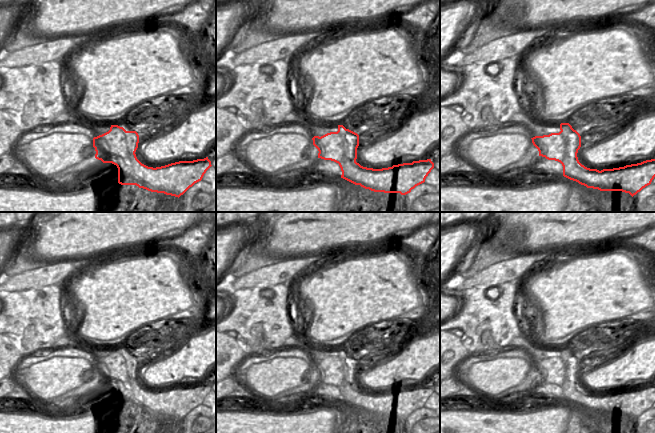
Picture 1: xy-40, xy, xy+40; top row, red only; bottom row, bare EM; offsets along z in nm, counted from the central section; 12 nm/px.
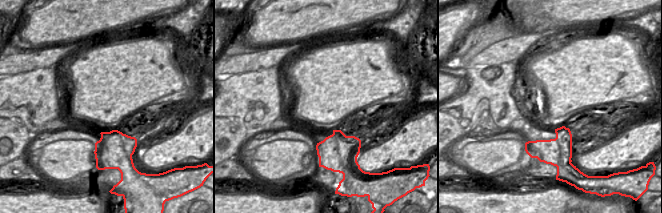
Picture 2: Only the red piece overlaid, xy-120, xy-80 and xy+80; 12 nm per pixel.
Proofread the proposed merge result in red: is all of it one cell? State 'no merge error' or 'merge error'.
merge error

